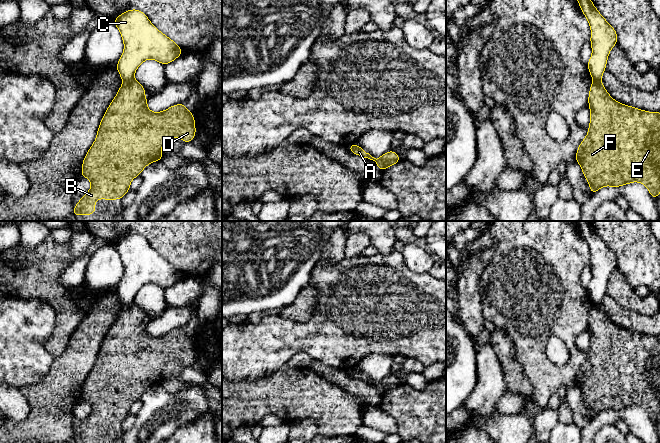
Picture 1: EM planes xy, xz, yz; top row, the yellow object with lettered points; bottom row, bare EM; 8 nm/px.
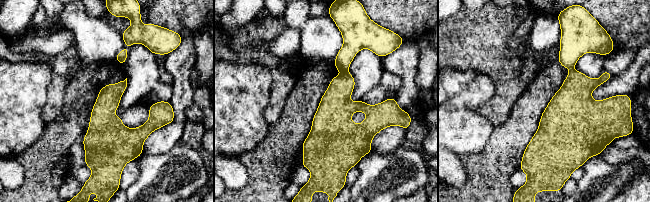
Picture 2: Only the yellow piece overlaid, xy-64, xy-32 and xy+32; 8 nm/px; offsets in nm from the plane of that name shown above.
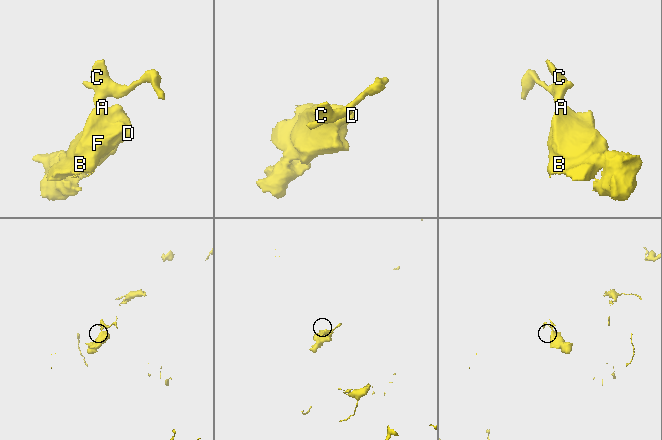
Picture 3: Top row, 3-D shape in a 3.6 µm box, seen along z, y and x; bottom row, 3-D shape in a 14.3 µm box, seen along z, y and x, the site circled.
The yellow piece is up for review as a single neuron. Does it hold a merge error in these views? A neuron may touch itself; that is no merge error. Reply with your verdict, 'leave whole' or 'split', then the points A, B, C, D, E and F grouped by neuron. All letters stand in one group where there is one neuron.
split; groups A B D E F / C

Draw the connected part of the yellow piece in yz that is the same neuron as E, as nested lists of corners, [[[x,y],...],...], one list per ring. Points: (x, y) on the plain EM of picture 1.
[[[601,304],[593,305],[589,313],[590,349],[588,358],[580,367],[575,385],[581,390],[591,418],[601,411],[620,411],[632,406],[644,408],[653,423],[660,417],[660,336],[648,336],[615,325],[604,312]]]

